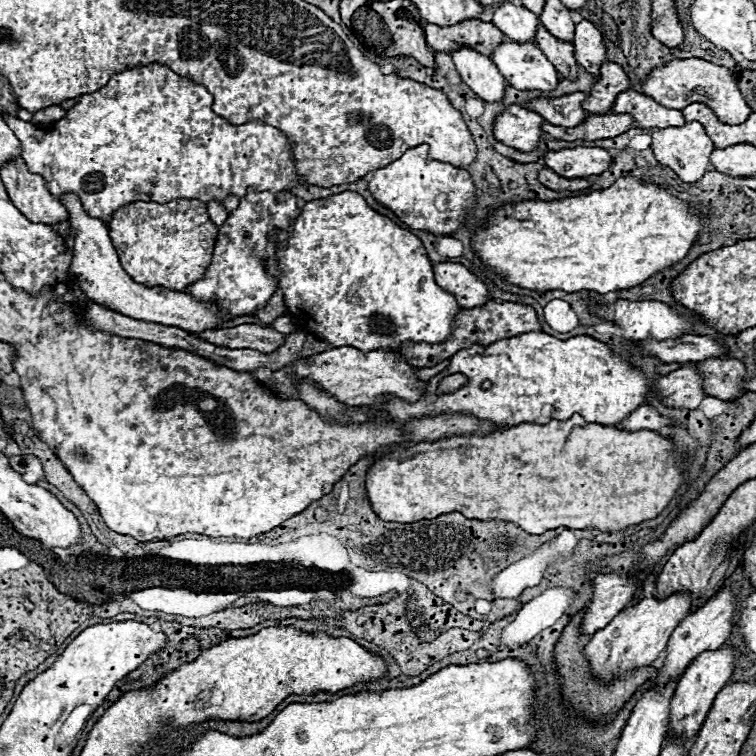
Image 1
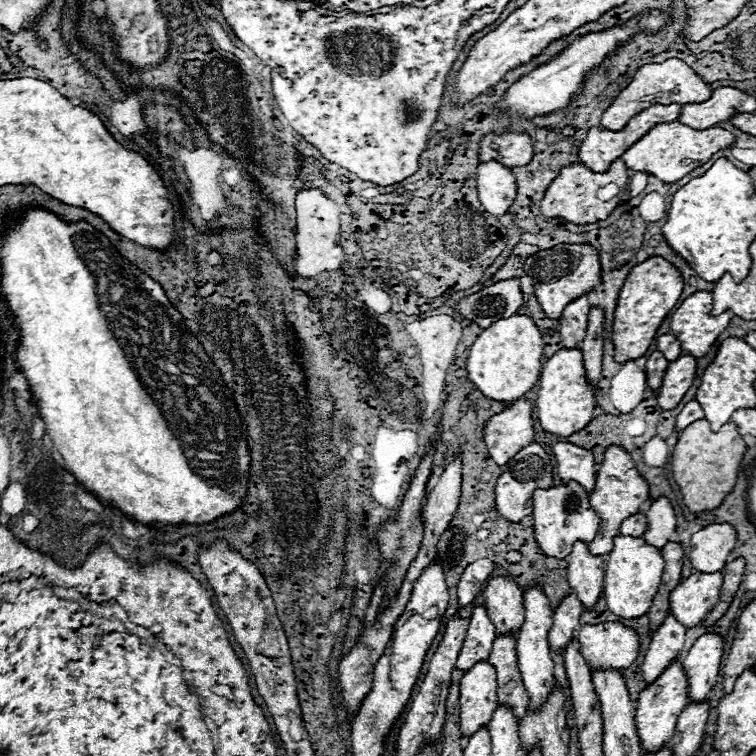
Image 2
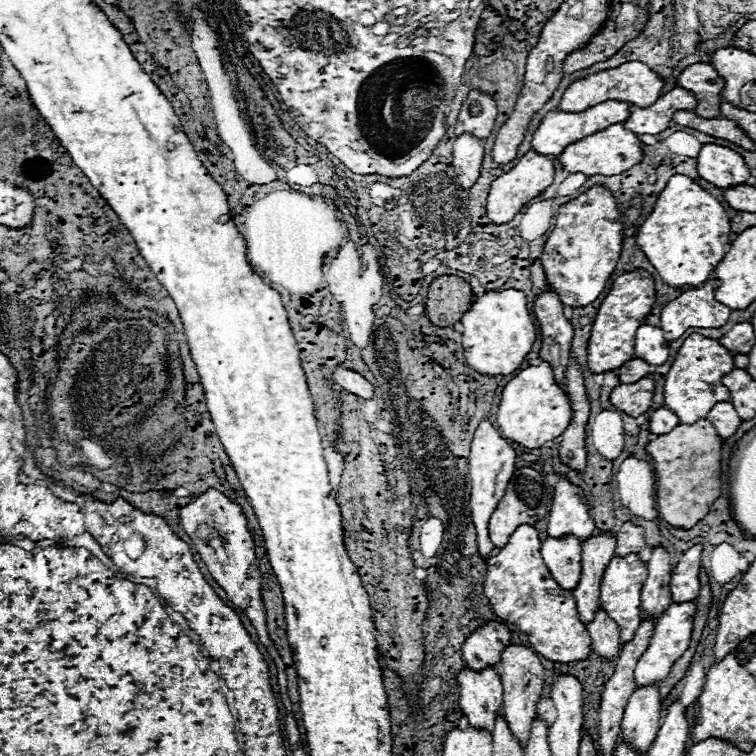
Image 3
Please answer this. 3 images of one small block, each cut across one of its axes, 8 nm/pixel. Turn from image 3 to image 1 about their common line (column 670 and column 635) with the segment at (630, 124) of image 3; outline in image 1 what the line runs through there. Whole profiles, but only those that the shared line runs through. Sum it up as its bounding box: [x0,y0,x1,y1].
[612,90,686,128]

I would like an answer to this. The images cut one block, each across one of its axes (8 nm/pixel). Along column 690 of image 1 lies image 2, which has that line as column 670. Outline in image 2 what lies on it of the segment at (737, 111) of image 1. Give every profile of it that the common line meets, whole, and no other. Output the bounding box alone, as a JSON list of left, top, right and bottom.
[602,58,712,132]

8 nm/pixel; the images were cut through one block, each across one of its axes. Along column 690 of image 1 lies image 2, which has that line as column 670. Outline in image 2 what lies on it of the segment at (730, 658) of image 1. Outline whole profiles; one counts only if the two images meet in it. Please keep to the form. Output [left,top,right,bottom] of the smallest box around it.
[636,658,688,752]

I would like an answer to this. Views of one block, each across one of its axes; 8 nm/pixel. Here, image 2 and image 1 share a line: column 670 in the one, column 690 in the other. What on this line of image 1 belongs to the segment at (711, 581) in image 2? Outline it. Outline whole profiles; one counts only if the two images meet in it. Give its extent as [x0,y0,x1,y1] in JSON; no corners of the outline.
[584,592,692,680]

